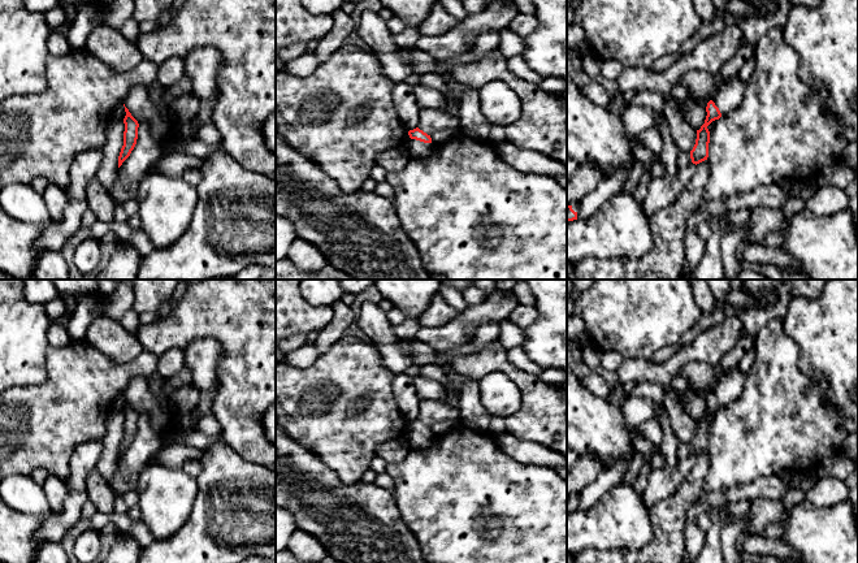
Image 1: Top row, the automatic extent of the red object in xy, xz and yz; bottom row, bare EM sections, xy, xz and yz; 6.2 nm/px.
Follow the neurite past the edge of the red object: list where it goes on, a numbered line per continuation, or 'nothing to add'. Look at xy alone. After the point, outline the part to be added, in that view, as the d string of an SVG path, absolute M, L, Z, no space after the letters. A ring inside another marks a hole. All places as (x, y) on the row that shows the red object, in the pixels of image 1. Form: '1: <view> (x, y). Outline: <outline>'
nothing to add

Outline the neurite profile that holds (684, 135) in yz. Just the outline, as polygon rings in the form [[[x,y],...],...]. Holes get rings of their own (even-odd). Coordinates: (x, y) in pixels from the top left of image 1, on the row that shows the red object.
[[[677,79],[664,103],[663,114],[679,151],[690,153],[696,144],[697,130],[685,120],[682,113],[682,104],[688,99],[690,99],[688,88]]]

